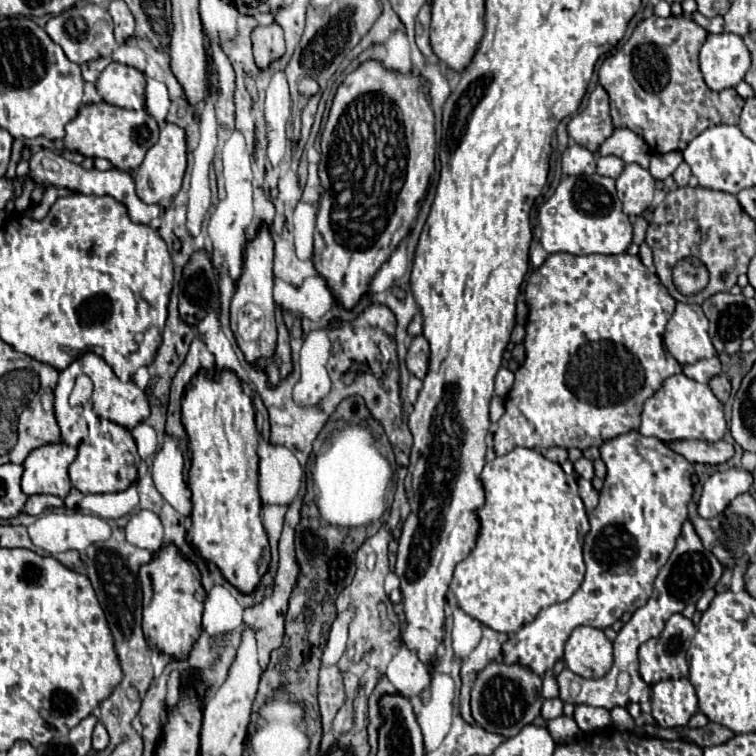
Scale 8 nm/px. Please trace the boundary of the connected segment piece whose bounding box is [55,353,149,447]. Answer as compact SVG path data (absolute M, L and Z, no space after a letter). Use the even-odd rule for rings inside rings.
M85 353L79 359L75 359L65 371L59 371L59 381L55 387L55 417L57 423L61 427L61 435L63 435L63 443L77 447L81 441L88 435L88 430L91 425L99 423L101 419L109 419L125 429L133 429L137 423L145 421L149 415L149 403L147 403L147 395L143 389L139 389L133 381L121 383L117 381L113 369L95 353ZM77 375L89 375L93 381L93 395L89 402L83 406L69 405L69 395L75 383Z

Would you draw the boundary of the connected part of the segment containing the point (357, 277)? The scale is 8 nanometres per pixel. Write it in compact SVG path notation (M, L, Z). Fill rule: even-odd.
M365 61L361 63L353 73L349 73L343 81L343 85L339 85L331 111L329 111L329 119L325 123L323 129L323 137L321 137L321 161L319 161L319 181L321 181L321 203L319 203L319 211L317 211L317 247L315 247L315 255L313 255L313 265L317 269L317 273L327 281L327 285L331 287L335 299L339 305L343 305L345 309L353 309L359 299L363 297L363 293L369 293L371 289L371 281L377 275L377 271L381 269L381 265L391 257L391 253L401 245L401 241L405 239L405 235L411 231L417 213L419 213L419 203L423 201L427 187L429 187L429 179L431 173L435 171L435 117L433 117L433 109L429 105L429 99L423 91L425 81L421 77L415 75L399 75L393 71L387 71L381 63L377 61Z

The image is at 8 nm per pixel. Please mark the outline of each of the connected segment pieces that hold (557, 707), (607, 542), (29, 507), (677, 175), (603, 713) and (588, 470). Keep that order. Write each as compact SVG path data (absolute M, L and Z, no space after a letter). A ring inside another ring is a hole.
M549 699L543 703L543 709L541 709L541 715L549 721L549 719L555 719L563 713L563 701L561 699Z
M629 431L601 445L601 459L607 465L607 479L599 493L599 505L589 513L591 531L585 537L583 555L585 555L585 581L577 589L577 593L563 601L543 609L537 619L525 627L521 627L513 637L503 645L503 661L519 663L529 667L533 673L541 675L555 665L557 659L563 657L563 645L569 639L571 631L579 625L589 625L597 629L611 627L623 613L633 613L653 593L653 581L659 569L667 563L675 539L681 533L681 525L687 519L687 505L693 499L693 483L691 475L695 473L693 465L683 459L683 455L671 451L663 441L655 437L643 437L639 431Z
M31 495L25 503L25 513L27 515L41 515L43 511L47 509L53 509L53 507L61 507L63 505L63 499L59 497L53 497L53 495Z
M681 163L681 165L675 169L675 173L673 173L673 179L675 179L675 183L677 183L679 187L685 187L685 185L689 183L689 177L691 177L691 169L687 167L687 163Z
M577 705L575 709L575 721L585 731L591 733L595 729L605 729L611 725L611 715L603 707L591 707L591 705Z
M581 457L574 463L574 470L586 480L591 481L595 476L593 462L585 457Z

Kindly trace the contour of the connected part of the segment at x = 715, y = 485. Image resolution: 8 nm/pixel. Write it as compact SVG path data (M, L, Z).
M727 469L713 473L703 485L703 493L697 505L699 515L709 519L723 513L731 503L731 499L749 491L751 483L753 483L751 473L743 469Z

